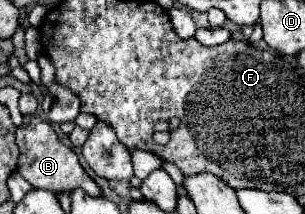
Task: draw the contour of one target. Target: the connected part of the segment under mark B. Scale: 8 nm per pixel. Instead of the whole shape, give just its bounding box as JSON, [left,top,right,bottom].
[16,117,102,197]

